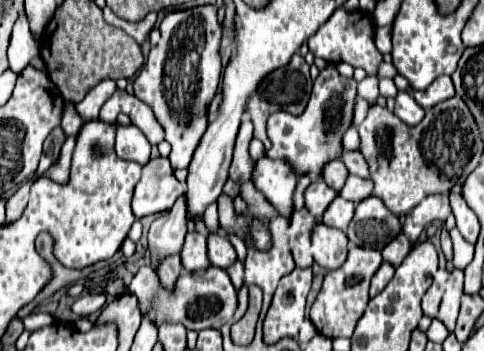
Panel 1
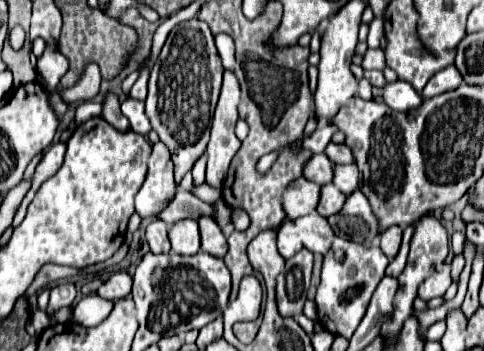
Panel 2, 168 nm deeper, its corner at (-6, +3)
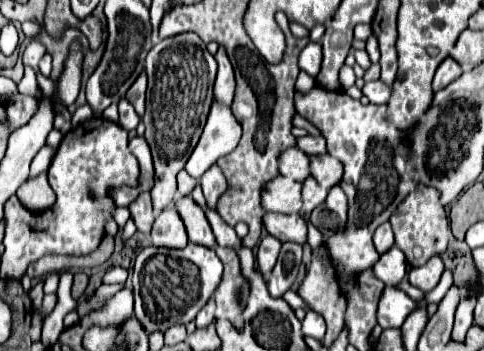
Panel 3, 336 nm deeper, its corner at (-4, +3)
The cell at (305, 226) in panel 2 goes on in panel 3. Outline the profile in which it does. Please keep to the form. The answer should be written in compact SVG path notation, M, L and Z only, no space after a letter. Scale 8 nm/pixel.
M265 214L263 226L271 236L275 236L281 242L307 242L307 222L299 214Z

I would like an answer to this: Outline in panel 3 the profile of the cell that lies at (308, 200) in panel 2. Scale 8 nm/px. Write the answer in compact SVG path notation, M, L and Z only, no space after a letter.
M275 176L263 186L261 208L265 212L293 214L301 212L301 184L295 180L285 180L285 176Z

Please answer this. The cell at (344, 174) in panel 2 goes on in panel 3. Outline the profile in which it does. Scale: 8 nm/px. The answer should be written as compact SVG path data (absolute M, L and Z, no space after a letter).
M329 154L309 156L311 162L311 176L317 180L319 186L331 188L341 180L341 162Z

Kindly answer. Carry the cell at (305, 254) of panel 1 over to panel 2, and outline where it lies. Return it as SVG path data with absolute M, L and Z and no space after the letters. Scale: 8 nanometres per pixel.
M287 220L287 224L281 224L279 234L277 234L277 248L283 258L291 258L299 250L303 250L303 244L297 238L297 232L295 232L295 226L291 220Z

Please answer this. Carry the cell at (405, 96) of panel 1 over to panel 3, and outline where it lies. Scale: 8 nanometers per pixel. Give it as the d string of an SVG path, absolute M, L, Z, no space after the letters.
M381 80L367 82L361 88L361 92L363 92L363 96L369 98L371 104L385 104L385 100L389 98L389 86L387 84L381 84Z

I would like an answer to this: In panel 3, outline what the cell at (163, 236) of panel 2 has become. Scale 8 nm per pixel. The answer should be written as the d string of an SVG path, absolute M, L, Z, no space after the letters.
M141 192L131 204L129 204L129 212L131 212L131 218L137 226L139 232L143 234L149 234L149 228L153 226L153 210L151 210L151 196L149 192Z

